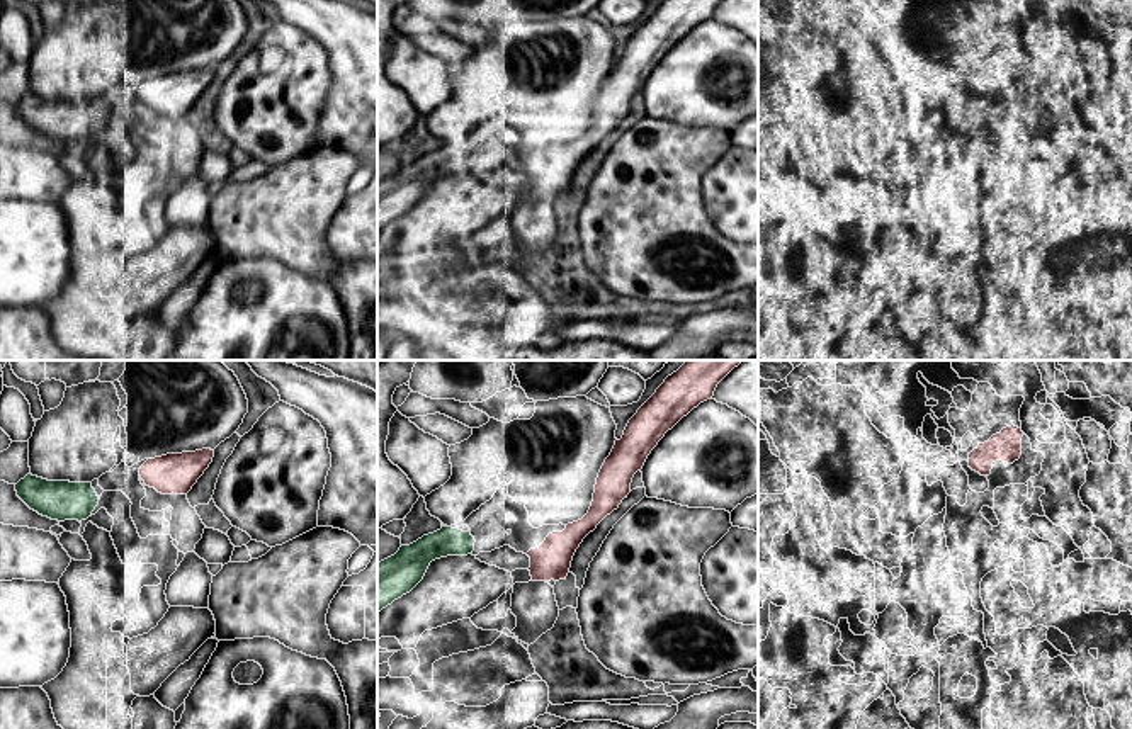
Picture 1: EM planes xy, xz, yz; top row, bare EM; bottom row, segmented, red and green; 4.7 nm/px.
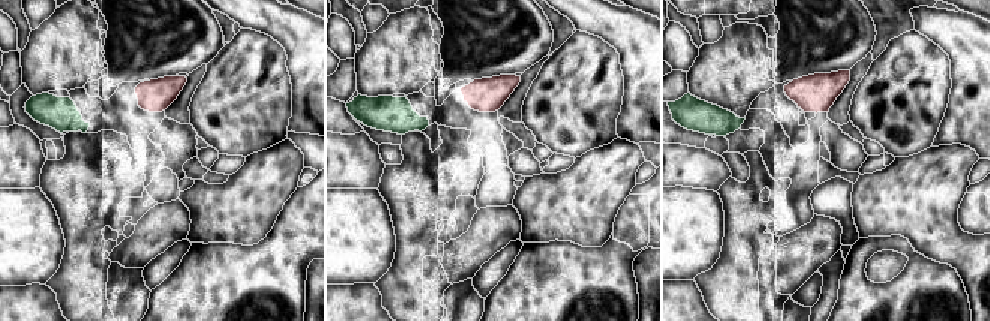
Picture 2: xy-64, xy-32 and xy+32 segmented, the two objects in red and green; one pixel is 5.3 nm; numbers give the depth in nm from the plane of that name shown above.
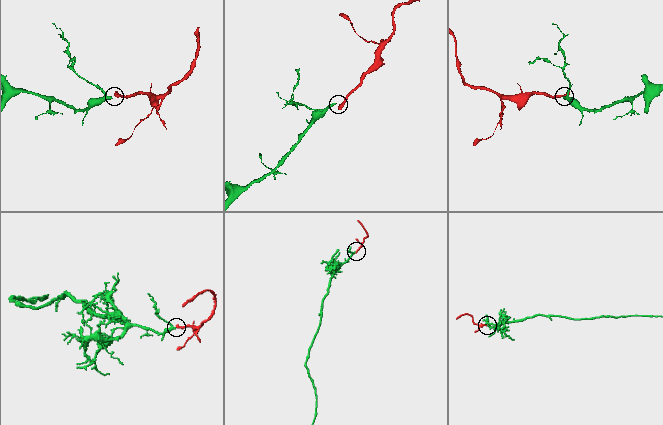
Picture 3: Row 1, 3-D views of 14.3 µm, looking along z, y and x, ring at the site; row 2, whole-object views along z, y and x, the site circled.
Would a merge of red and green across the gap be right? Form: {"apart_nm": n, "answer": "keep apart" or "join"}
{"apart_nm": 220, "answer": "join"}

